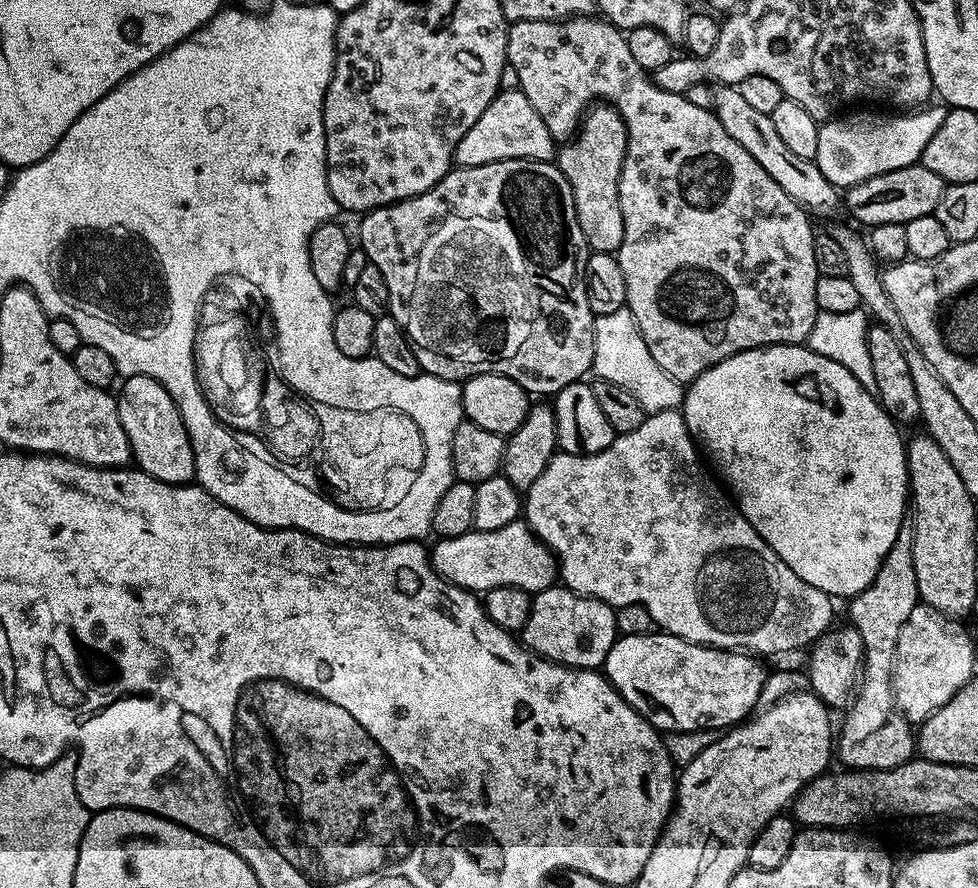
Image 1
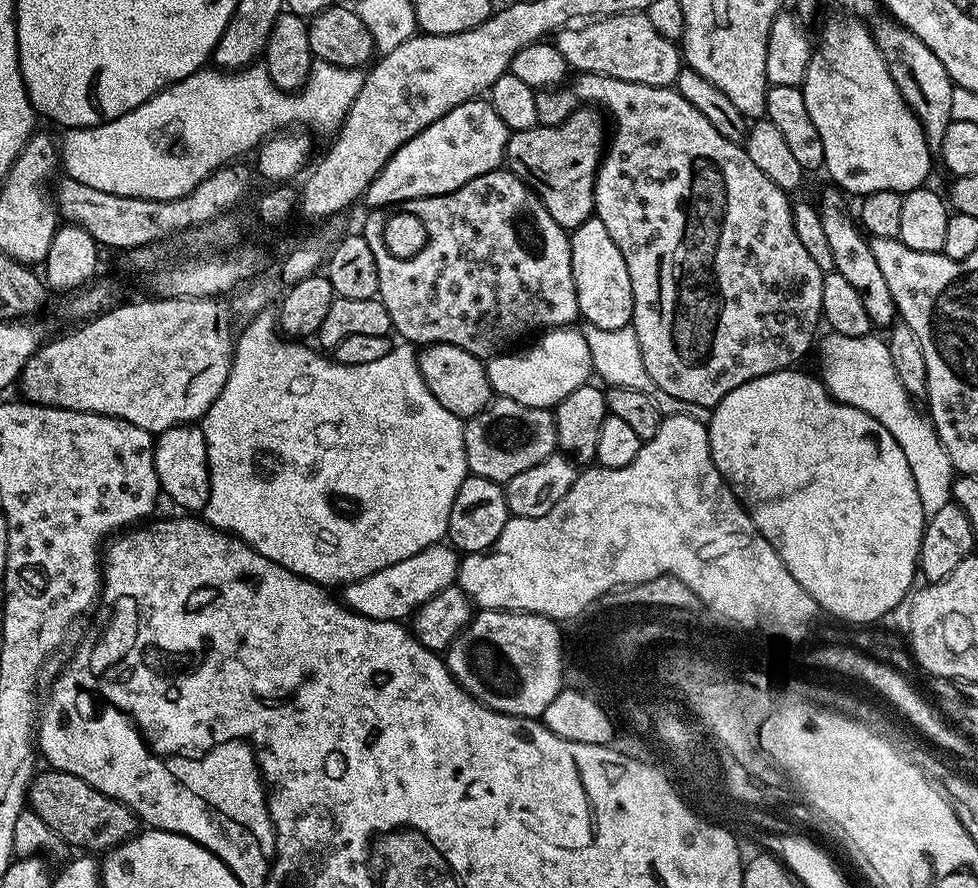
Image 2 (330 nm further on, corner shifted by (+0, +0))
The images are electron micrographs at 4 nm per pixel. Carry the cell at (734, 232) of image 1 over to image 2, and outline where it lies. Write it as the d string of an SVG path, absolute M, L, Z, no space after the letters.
M589 72L577 75L575 78L576 81L573 79L571 83L559 90L536 92L537 118L540 124L561 124L570 113L576 111L578 106L599 106L607 113L610 120L610 115L612 115L612 120L616 123L616 129L613 132L611 129L610 143L603 153L600 169L596 172L594 216L602 222L602 226L606 226L610 238L614 238L614 246L622 250L626 270L630 270L630 286L634 294L631 327L636 331L646 371L656 386L667 394L673 395L674 398L681 399L682 402L697 403L698 406L713 409L718 402L722 402L722 398L726 398L726 394L730 394L730 390L738 390L738 386L754 378L762 378L766 374L774 374L783 368L799 365L799 360L811 348L813 351L814 341L817 339L816 331L822 328L824 273L818 270L814 258L806 254L802 241L794 230L793 201L789 193L774 186L774 182L770 182L770 178L766 178L766 174L762 174L762 170L758 170L758 166L750 162L750 154L737 141L718 134L718 130L710 126L710 118L706 118L702 110L690 106L690 102L686 102L686 98L682 98L682 94L676 91L675 87L646 86L642 82L626 82L622 78L610 78Z

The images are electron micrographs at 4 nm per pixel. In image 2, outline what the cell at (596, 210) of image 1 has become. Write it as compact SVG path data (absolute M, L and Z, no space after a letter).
M580 106L561 124L540 124L513 131L508 137L504 151L507 171L537 192L546 210L550 210L550 218L565 230L593 219L596 172L606 144L603 119L605 117L595 107Z

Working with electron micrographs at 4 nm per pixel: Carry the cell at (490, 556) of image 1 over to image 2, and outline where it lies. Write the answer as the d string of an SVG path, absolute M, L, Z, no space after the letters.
M442 542L432 544L426 550L414 554L414 558L402 558L402 562L394 562L394 566L386 566L377 573L343 585L343 603L358 615L371 620L407 621L434 594L451 587L457 581L459 561L459 553L451 545Z

